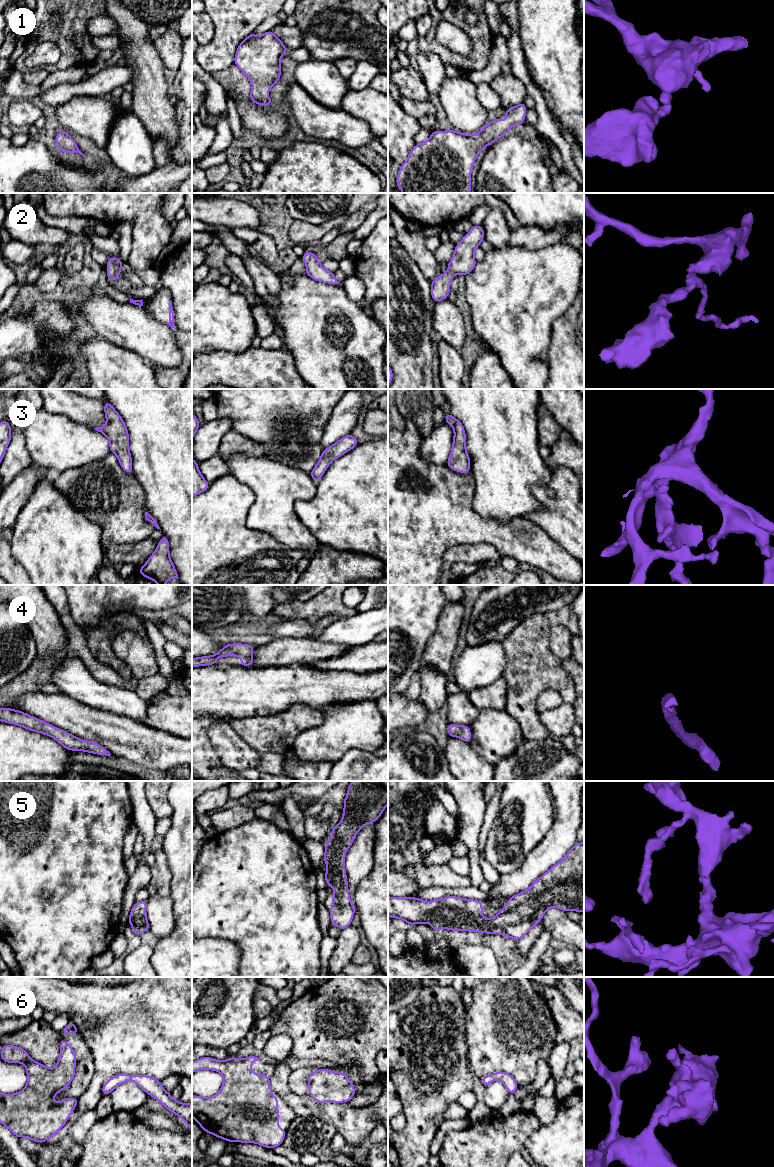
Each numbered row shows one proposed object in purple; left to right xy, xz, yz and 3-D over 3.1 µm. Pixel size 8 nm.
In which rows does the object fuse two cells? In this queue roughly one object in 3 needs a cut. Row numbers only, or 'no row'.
no row

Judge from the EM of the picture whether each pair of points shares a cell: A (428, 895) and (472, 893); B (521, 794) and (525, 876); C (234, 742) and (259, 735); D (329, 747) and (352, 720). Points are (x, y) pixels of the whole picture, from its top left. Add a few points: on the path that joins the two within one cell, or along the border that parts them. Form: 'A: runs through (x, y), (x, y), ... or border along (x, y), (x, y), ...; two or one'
A: runs through (439, 892), (461, 892); one
B: border along (540, 841), (515, 869), (506, 873); two
C: border along (227, 722), (260, 754); two
D: runs through (332, 740), (345, 727); one

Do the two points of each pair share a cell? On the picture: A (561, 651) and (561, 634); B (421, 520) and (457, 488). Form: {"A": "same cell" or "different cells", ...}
{"A": "same cell", "B": "same cell"}

